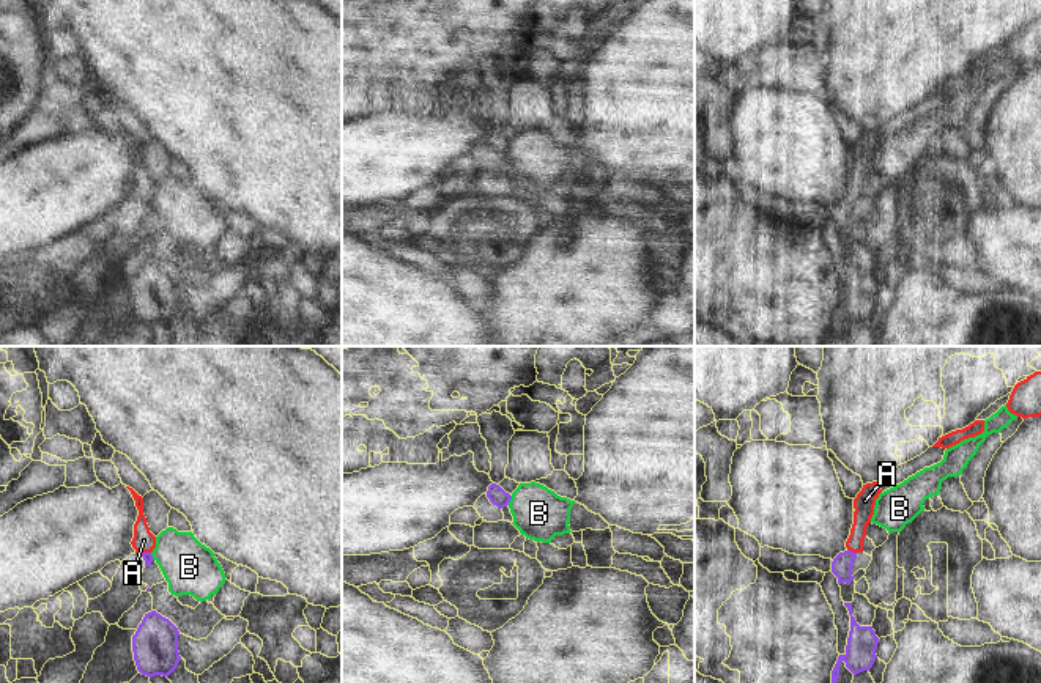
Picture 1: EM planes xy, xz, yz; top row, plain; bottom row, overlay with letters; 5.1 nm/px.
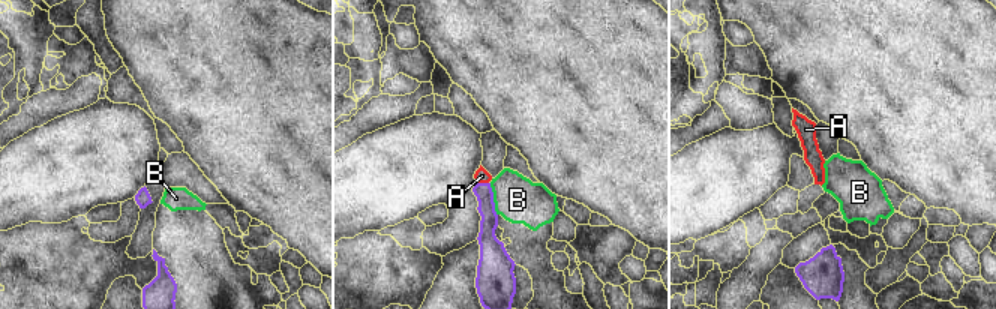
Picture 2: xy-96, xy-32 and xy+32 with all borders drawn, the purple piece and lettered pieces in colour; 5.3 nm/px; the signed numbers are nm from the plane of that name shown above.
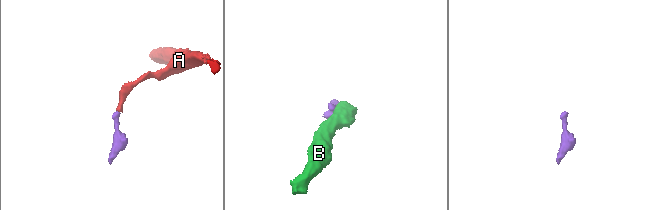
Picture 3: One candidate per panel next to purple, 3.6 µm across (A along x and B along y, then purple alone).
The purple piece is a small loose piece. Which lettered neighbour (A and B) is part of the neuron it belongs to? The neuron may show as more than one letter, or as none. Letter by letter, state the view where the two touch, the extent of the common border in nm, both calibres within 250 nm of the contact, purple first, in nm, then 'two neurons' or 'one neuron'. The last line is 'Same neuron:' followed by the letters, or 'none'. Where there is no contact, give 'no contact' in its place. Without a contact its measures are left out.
A: yz | 60 nm | 110/110 nm | one neuron
B: xz | 50 nm | 90/280 nm | two neurons
Same neuron: A

